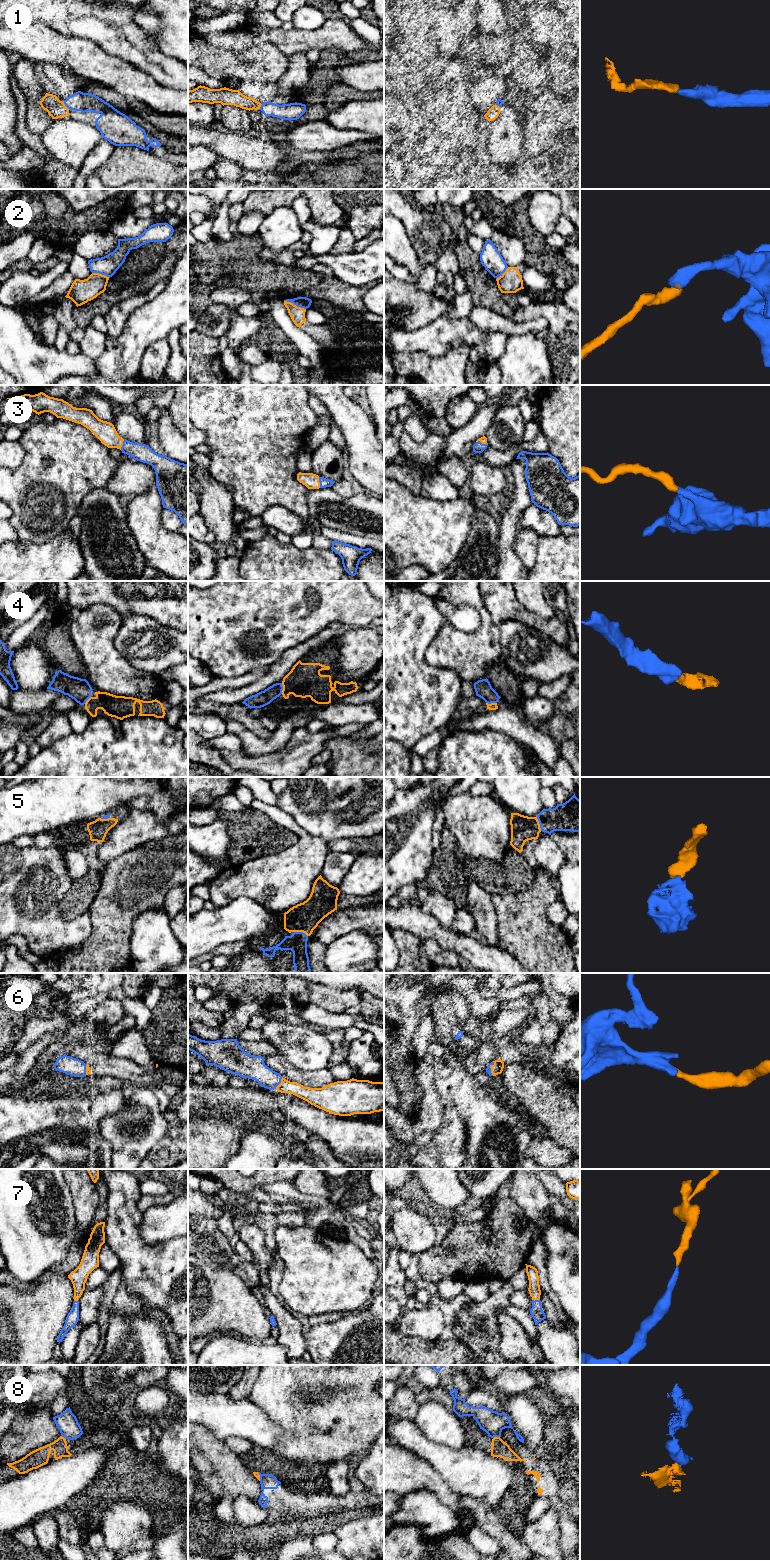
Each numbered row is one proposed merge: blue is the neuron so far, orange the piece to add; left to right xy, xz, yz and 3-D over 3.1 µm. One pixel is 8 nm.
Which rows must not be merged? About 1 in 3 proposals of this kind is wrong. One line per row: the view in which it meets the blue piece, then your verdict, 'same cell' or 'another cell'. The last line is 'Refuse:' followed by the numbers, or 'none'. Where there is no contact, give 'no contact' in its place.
1: meets blue in xy; same cell
2: meets blue in xz; another cell
3: meets blue in xy; same cell
4: meets blue in xz; same cell
5: meets blue in xz; same cell
6: meets blue in xz; same cell
7: meets blue in yz; same cell
8: meets blue in yz; another cell
Refuse: 2, 8

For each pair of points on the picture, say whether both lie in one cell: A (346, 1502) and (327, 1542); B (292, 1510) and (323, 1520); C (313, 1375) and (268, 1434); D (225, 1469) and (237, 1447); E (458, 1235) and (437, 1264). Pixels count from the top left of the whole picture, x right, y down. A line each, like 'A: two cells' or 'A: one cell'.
A: two cells
B: one cell
C: two cells
D: two cells
E: one cell

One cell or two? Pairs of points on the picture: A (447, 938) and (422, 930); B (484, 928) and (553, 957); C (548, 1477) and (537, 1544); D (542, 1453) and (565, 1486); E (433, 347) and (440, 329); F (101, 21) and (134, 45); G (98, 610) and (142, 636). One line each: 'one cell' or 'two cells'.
A: one cell
B: two cells
C: two cells
D: one cell
E: one cell
F: one cell
G: two cells

